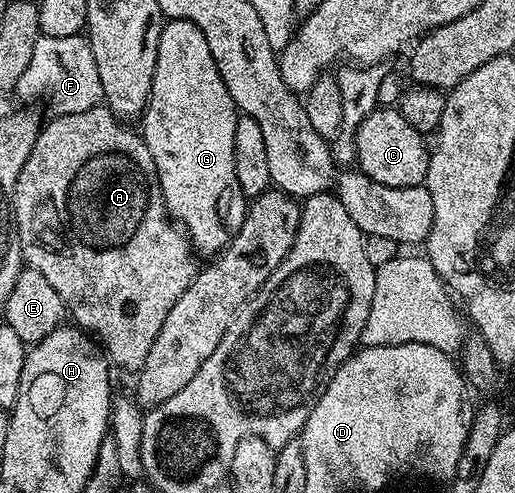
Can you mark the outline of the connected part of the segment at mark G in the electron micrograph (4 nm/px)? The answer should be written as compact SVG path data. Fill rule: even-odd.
M168 20L161 27L158 38L158 62L154 66L148 105L142 113L142 135L158 170L169 217L182 225L193 249L197 253L205 252L208 258L227 248L230 239L228 219L232 212L243 213L246 208L246 197L234 174L234 126L237 115L236 103L230 98L226 82L222 82L218 74L214 54L210 54L206 34L202 34L194 22Z

